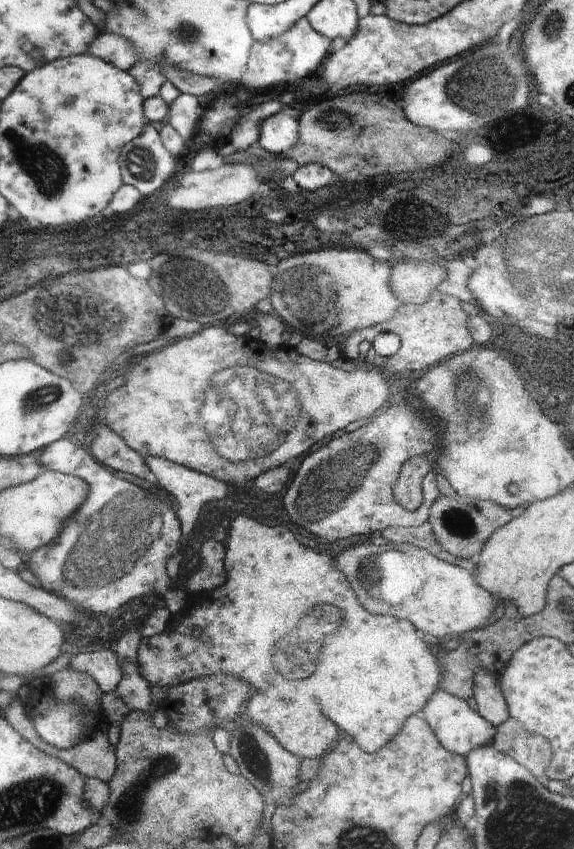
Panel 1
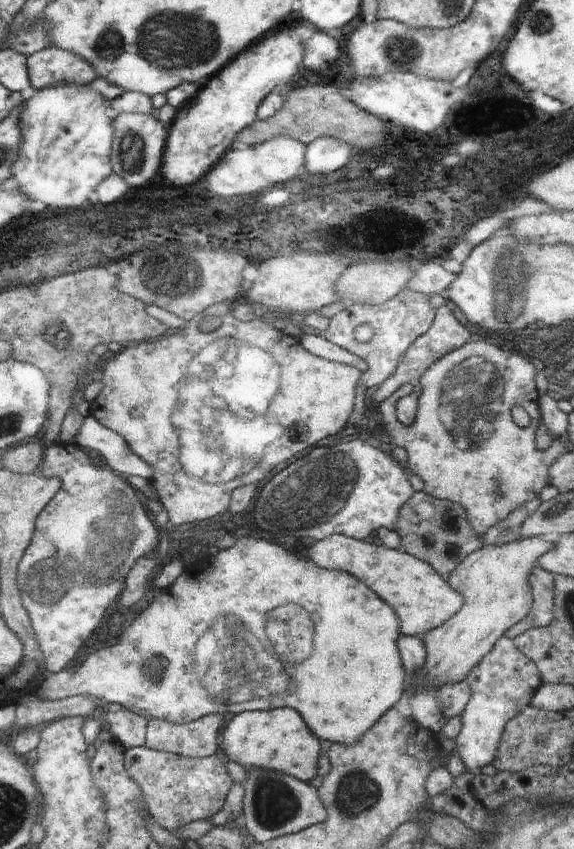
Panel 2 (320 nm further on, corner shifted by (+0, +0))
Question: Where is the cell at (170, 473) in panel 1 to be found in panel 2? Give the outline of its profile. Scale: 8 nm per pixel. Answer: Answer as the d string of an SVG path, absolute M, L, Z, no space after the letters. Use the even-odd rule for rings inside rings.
M92 414L84 425L78 434L78 445L100 452L108 466L120 474L153 480L156 470L142 456L134 454L118 432L103 426Z

